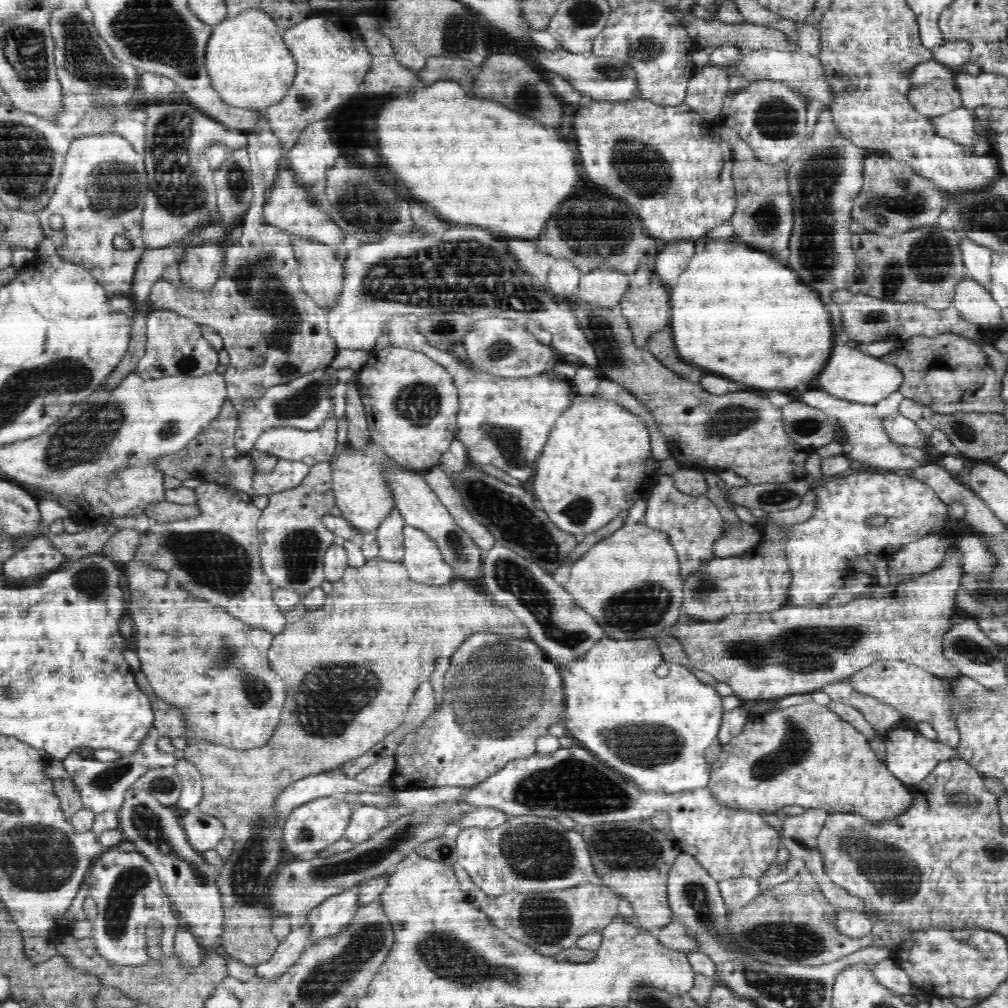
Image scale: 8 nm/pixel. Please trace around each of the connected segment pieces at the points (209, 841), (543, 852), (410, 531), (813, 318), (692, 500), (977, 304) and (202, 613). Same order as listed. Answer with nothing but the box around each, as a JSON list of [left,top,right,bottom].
[[181,807,227,853],[448,807,604,895],[401,526,452,586],[669,235,834,390],[640,474,723,576],[952,276,1002,327],[128,561,286,750]]

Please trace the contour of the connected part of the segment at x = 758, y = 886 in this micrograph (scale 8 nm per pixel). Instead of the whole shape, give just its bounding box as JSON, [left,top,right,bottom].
[719,876,763,907]

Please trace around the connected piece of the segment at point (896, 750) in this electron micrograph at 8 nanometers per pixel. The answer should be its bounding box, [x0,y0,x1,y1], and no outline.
[881,718,956,785]

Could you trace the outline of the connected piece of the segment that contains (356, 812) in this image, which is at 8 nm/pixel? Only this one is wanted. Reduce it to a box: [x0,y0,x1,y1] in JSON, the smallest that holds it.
[345,805,391,844]

